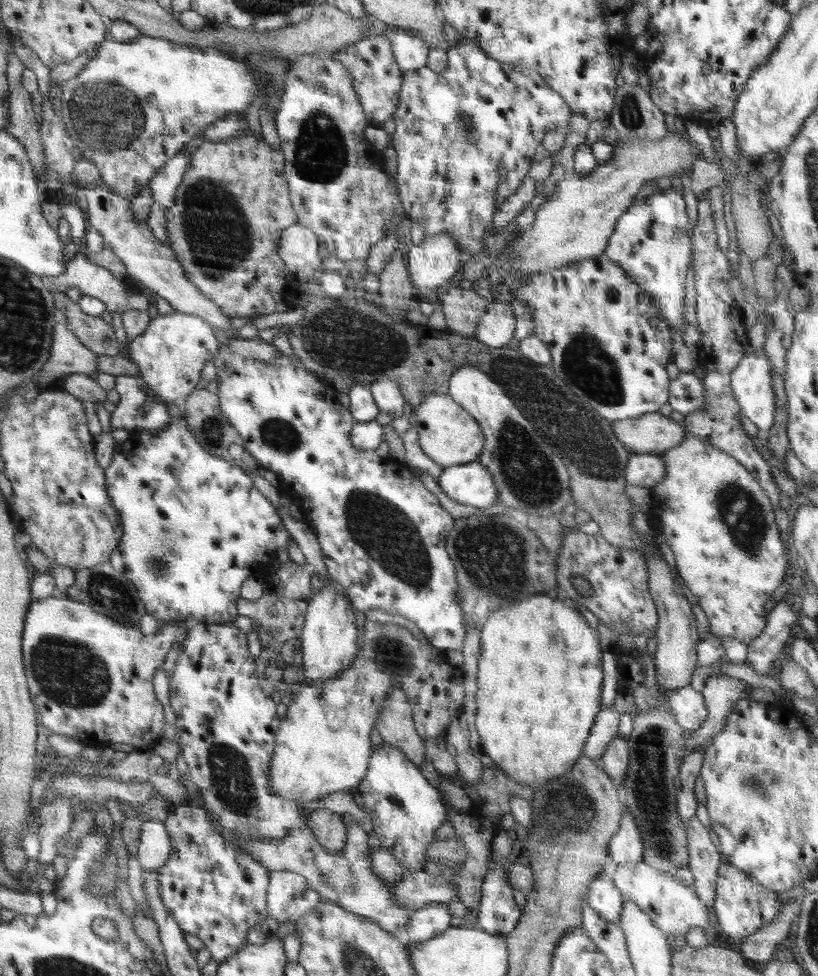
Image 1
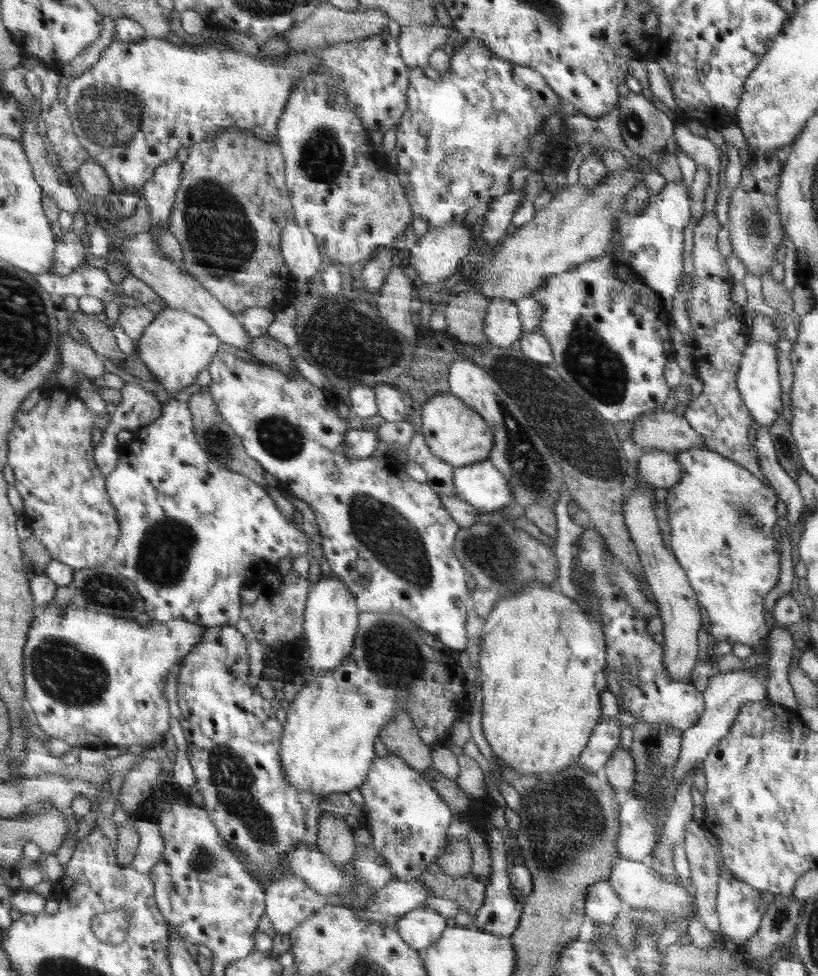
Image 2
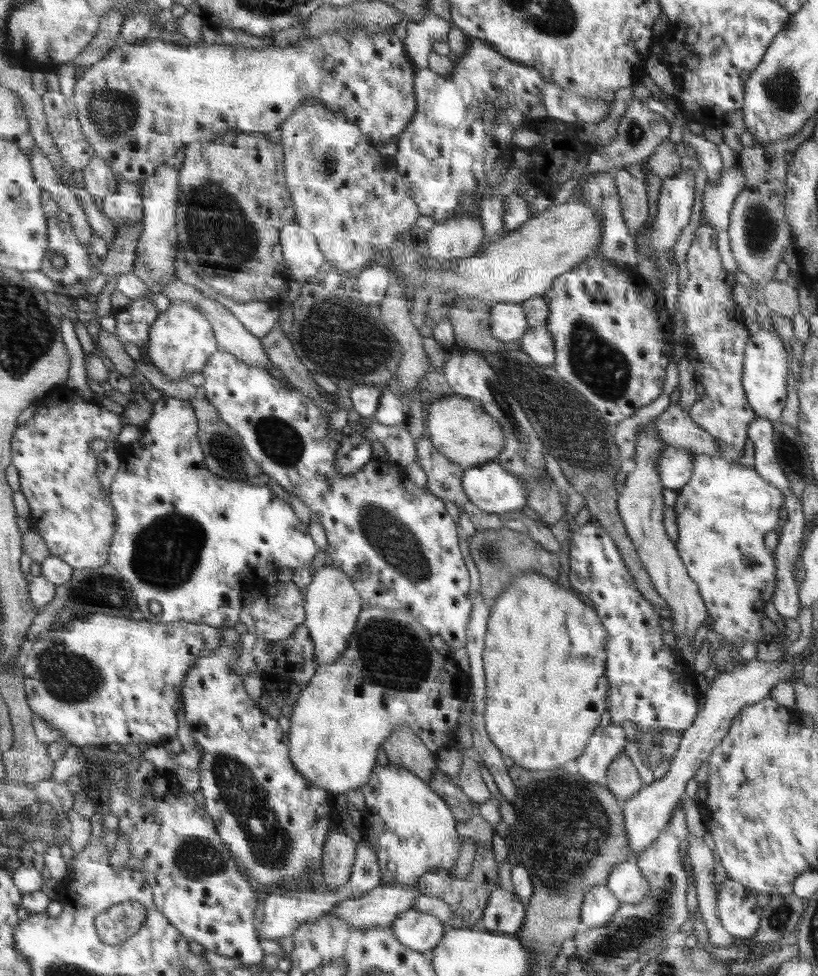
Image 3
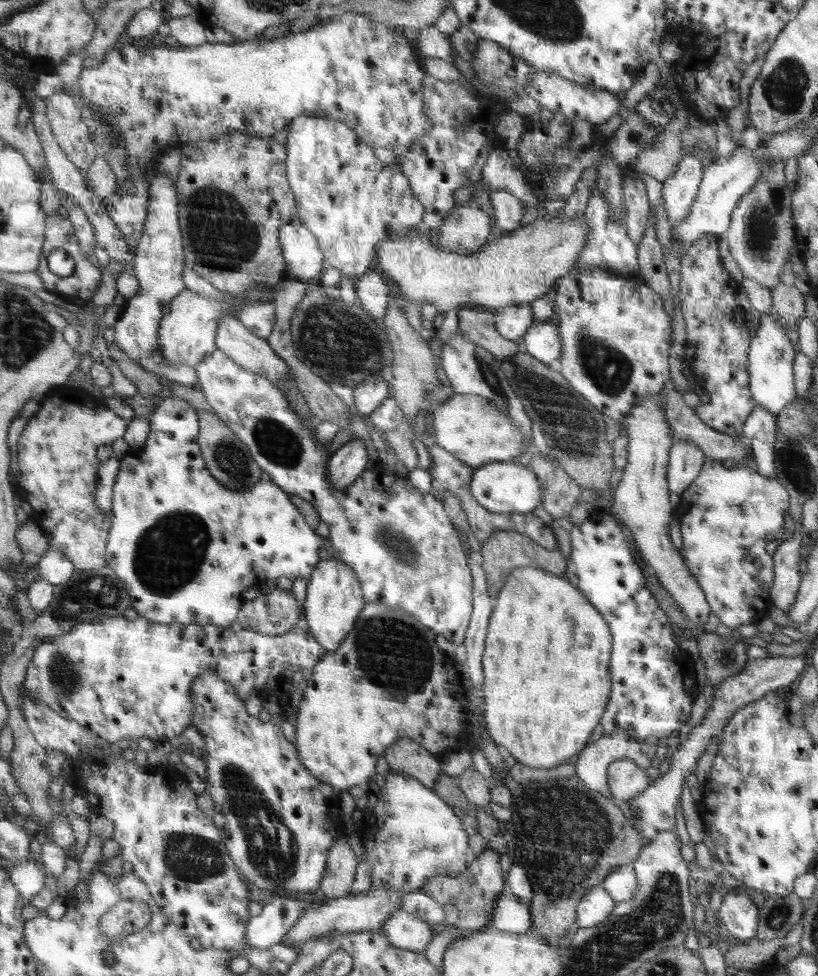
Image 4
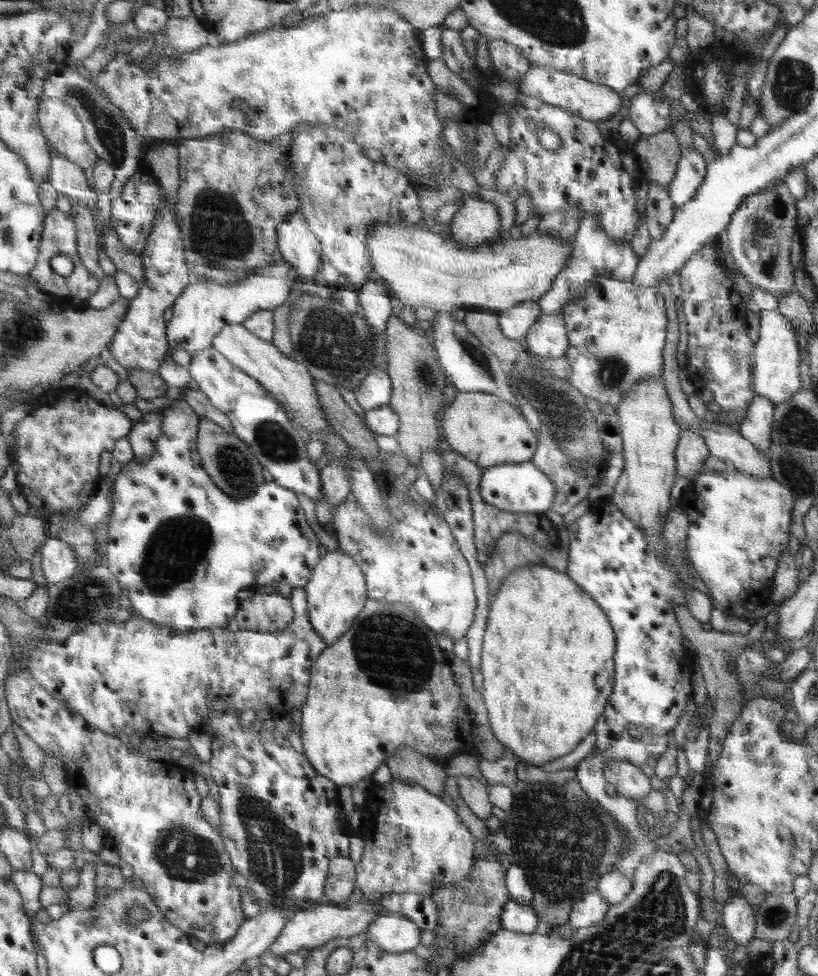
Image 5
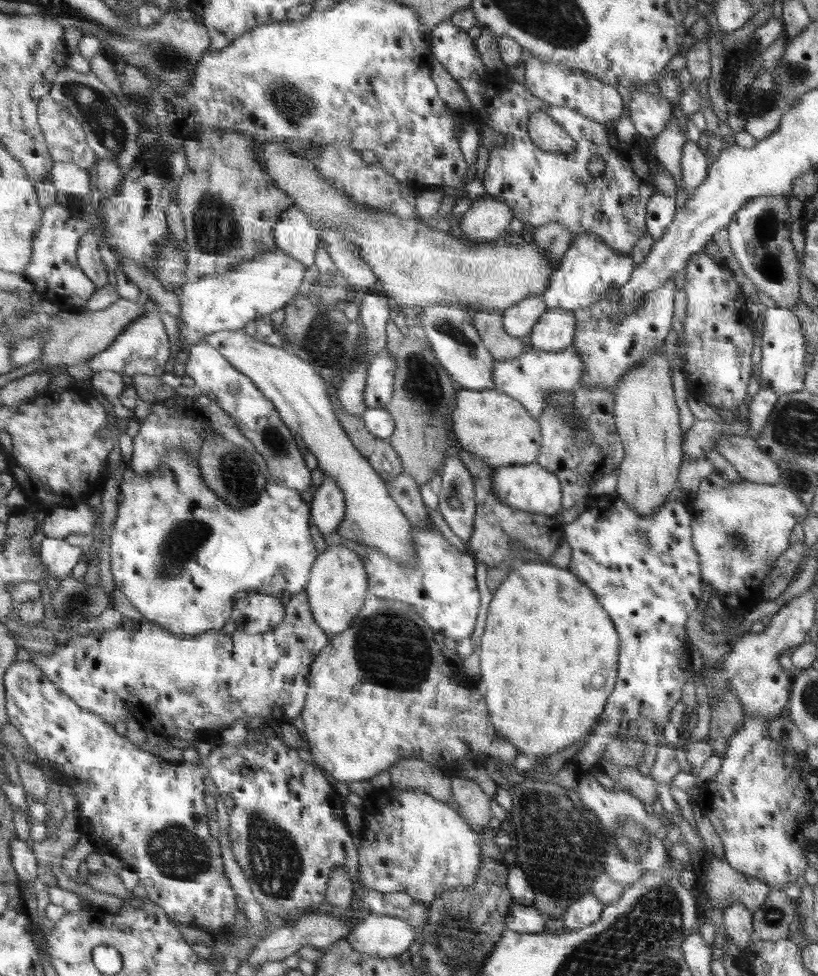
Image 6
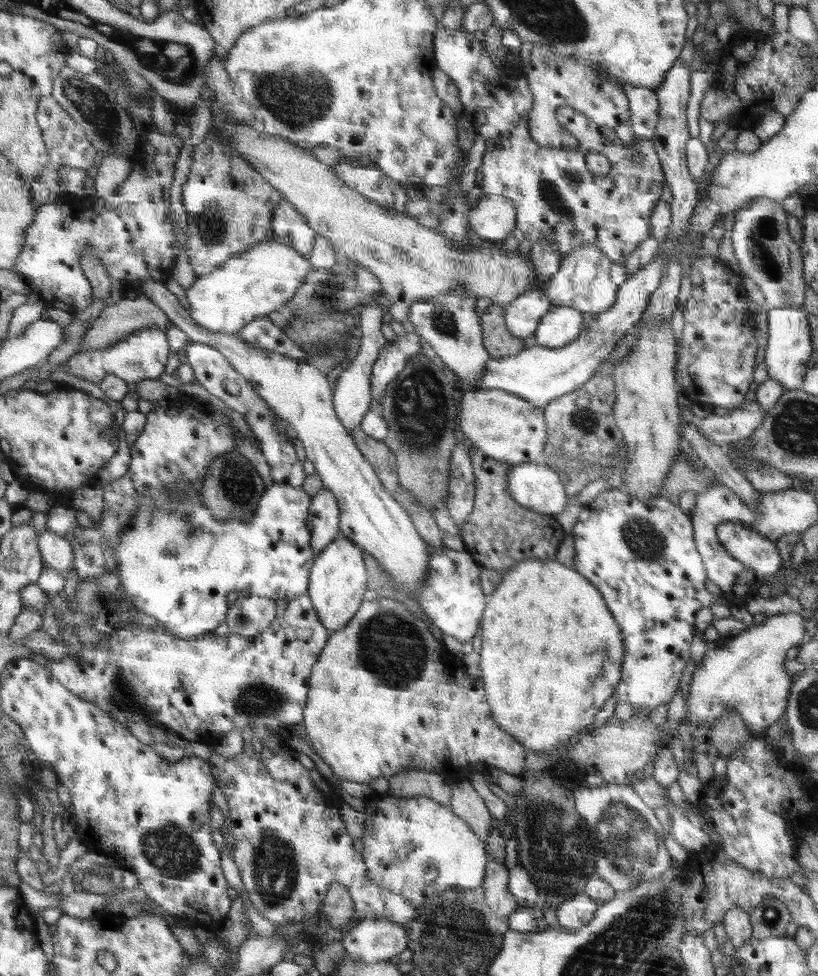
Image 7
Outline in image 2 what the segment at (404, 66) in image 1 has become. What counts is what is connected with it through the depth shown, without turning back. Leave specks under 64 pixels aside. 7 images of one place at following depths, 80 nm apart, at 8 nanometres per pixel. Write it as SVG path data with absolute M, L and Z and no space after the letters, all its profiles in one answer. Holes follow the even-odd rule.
M440 22L430 26L401 27L398 38L400 53L410 69L429 66L431 54L451 42L451 29Z

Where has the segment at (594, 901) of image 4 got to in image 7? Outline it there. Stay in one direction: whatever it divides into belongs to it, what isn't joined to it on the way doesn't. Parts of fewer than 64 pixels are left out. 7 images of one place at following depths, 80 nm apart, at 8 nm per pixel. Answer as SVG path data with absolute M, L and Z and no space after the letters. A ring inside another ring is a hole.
M580 894L569 898L556 909L558 925L564 929L581 929L593 920L598 906L590 895Z

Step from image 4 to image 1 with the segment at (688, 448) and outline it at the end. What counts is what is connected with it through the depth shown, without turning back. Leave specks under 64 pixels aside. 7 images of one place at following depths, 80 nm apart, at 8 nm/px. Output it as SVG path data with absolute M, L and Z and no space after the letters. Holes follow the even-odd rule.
M632 453L627 460L624 474L628 484L652 488L664 478L665 464L658 454Z

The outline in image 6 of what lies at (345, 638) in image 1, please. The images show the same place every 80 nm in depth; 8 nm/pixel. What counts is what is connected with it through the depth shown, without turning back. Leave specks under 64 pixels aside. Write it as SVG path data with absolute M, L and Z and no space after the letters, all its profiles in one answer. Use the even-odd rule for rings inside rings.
M344 545L325 546L321 556L314 561L305 592L309 596L314 619L329 639L348 629L361 611L369 587L368 580L369 574L362 558Z

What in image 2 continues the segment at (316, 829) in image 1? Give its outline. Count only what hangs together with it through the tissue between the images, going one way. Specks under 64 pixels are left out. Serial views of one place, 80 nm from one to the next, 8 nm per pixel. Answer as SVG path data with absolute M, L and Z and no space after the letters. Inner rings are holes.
M326 812L317 820L317 847L326 858L333 860L339 867L349 867L354 860L356 842L352 837L352 828L343 818Z

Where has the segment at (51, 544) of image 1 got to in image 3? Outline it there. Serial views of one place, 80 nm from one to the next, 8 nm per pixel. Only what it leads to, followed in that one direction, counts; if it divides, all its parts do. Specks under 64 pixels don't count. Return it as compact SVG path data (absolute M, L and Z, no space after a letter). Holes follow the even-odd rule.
M49 392L39 401L35 415L25 425L18 427L14 437L13 464L20 474L21 491L31 507L29 524L46 538L54 555L63 558L75 569L93 569L108 563L117 524L116 511L111 500L104 494L90 442L94 438L107 442L116 440L122 427L121 416L100 408L100 405L88 404L78 396L70 398Z

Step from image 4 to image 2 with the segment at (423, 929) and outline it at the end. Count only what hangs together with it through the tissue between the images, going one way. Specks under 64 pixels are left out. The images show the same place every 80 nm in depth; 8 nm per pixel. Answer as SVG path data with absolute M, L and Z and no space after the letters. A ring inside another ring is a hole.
M420 907L403 914L397 921L395 929L414 949L428 949L444 933L446 919L428 907Z

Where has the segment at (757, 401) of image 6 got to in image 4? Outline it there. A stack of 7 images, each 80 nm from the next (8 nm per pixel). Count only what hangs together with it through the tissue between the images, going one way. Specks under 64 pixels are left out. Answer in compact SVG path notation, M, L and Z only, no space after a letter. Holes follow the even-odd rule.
M757 406L749 414L743 429L743 438L750 441L756 461L757 472L766 478L776 478L775 465L775 435L777 434L777 420L765 408Z

